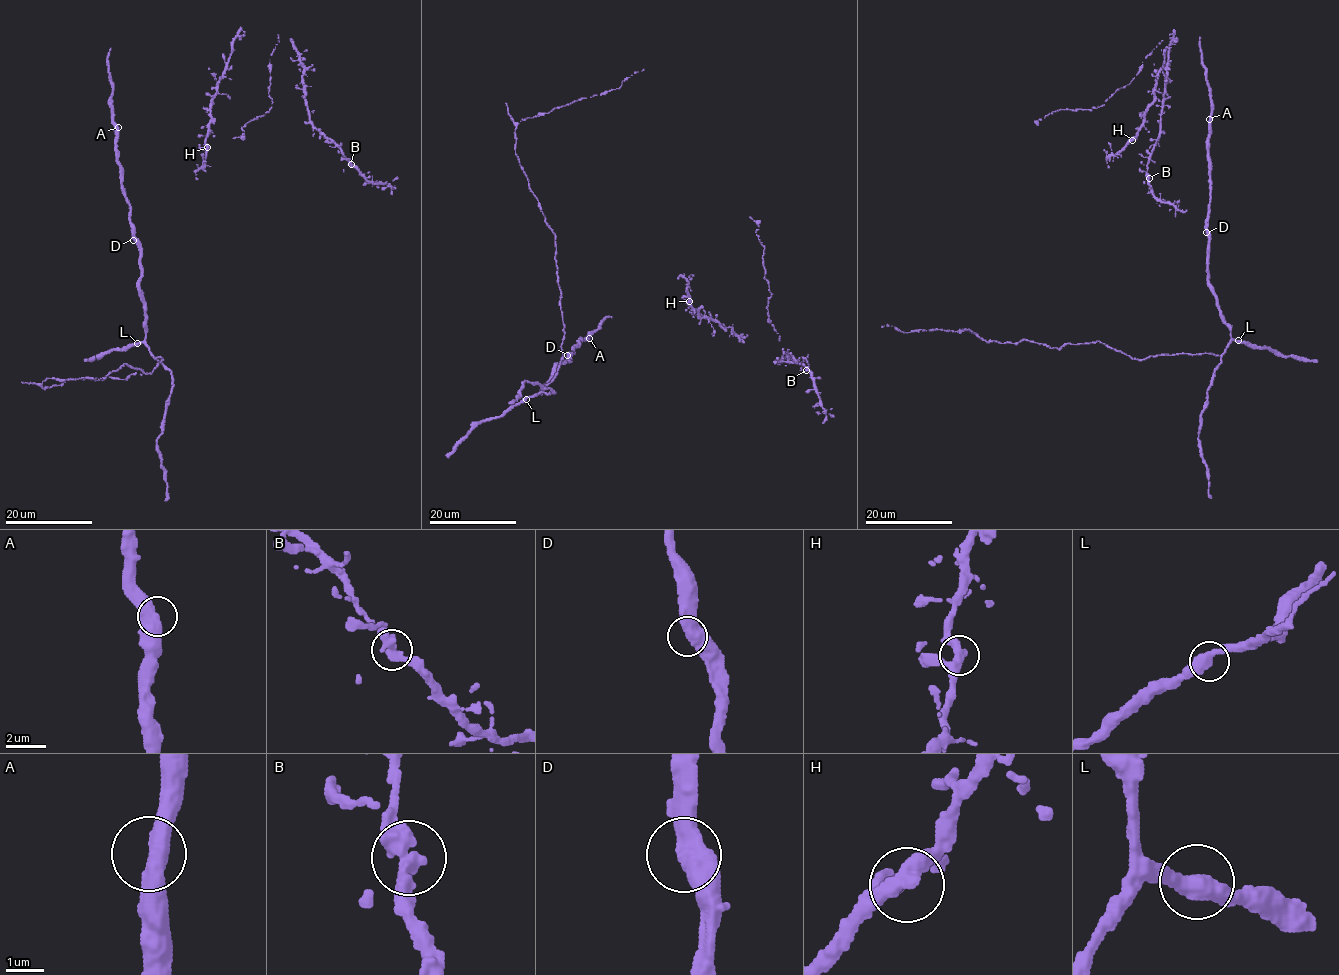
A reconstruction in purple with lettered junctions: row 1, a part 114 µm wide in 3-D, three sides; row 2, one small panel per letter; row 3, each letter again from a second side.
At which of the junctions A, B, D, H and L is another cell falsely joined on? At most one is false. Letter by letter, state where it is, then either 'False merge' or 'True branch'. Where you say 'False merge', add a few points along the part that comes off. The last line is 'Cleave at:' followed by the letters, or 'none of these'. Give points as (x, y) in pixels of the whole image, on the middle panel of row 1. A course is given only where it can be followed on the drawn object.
A: Place: (589, 338). True branch
B: Place: (806, 370). True branch
D: Place: (567, 355). True branch
H: Place: (689, 301). True branch
L: Place: (526, 399). True branch
Cleave at: none of these

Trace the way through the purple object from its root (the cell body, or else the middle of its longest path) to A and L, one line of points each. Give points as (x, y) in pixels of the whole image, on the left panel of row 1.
A: (135, 238), (117, 153), (118, 127)
L: (135, 238), (139, 251), (139, 292), (146, 326), (145, 339), (137, 343)

